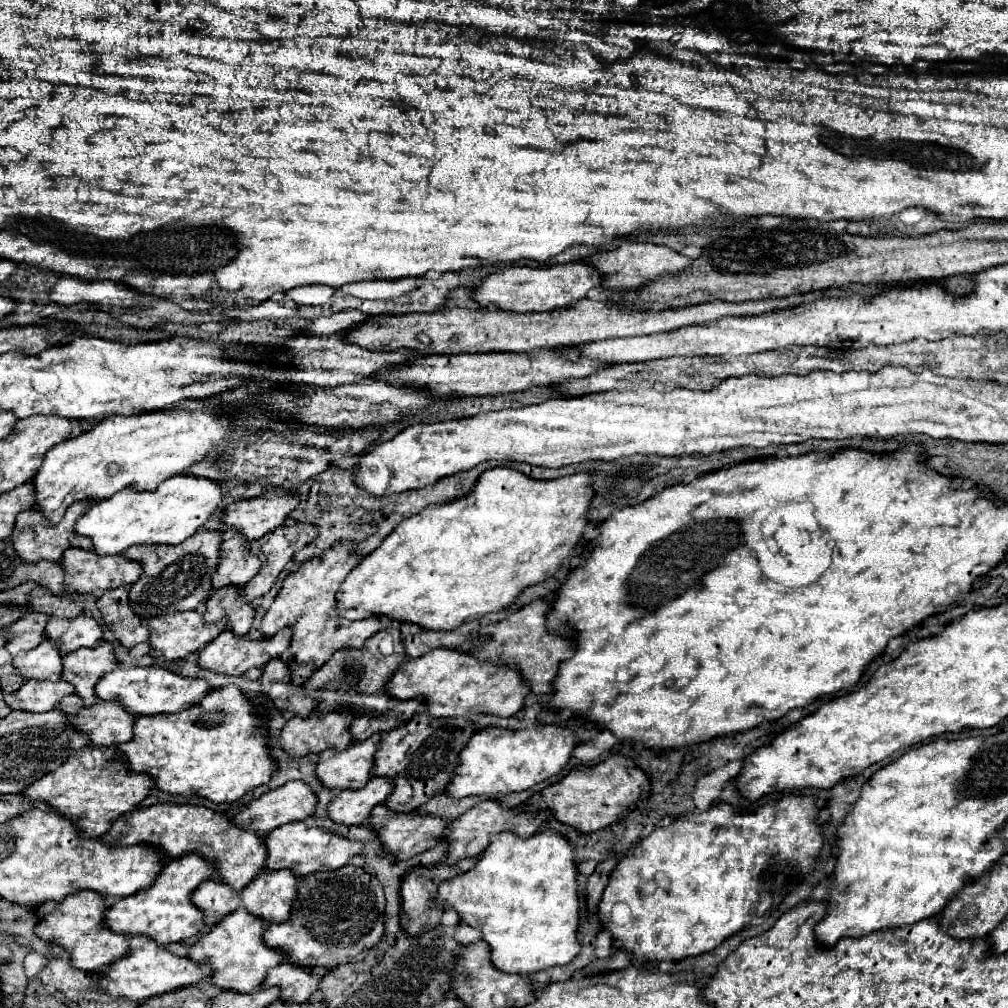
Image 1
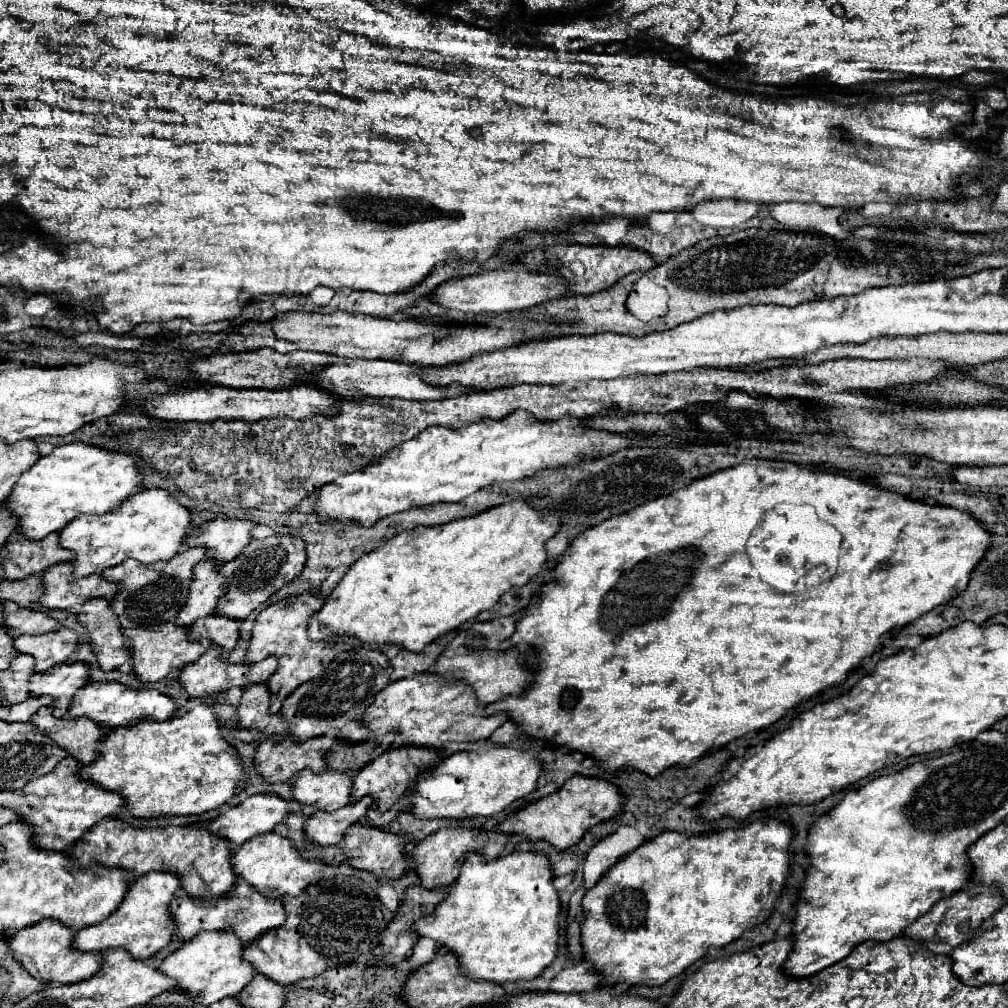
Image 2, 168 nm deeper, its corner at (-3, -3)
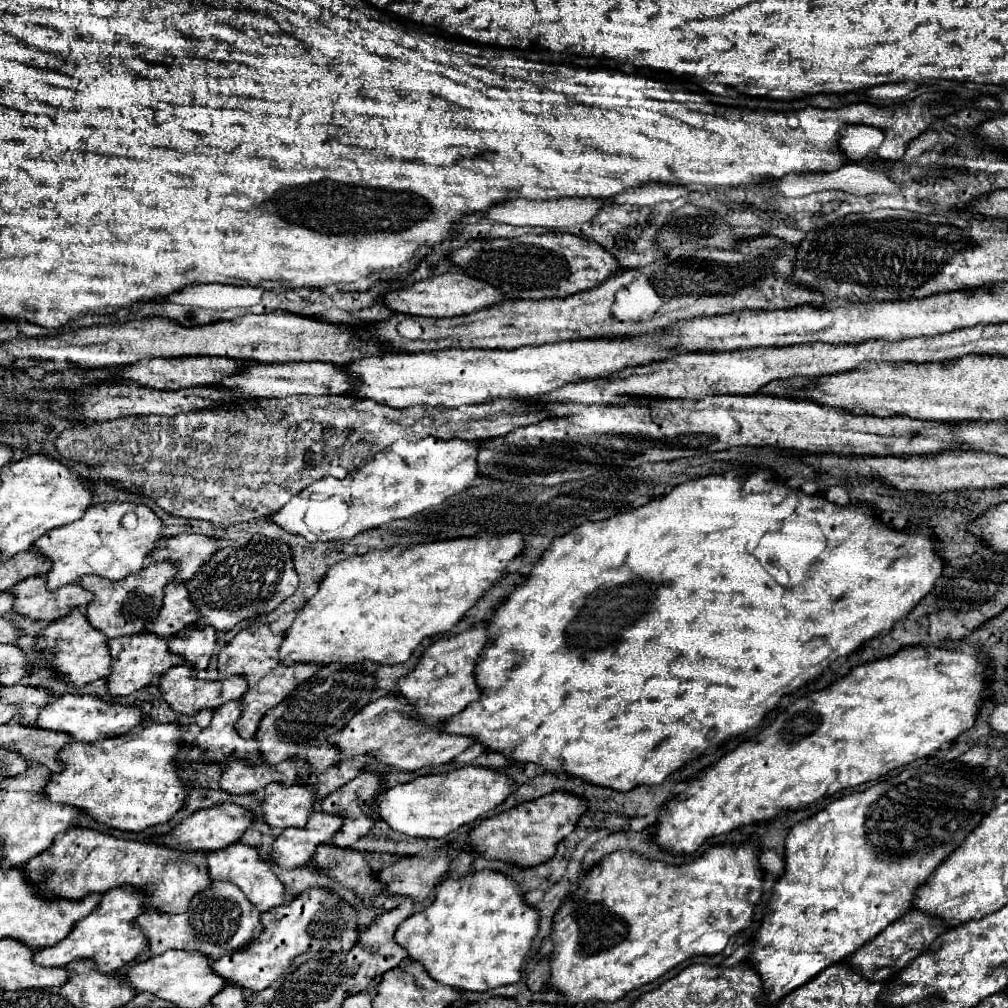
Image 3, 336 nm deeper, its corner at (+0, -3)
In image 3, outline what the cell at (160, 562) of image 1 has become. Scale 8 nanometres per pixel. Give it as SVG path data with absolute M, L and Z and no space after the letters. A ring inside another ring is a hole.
M151 563L137 575L131 575L121 583L109 583L109 579L97 579L97 575L85 575L77 581L83 589L93 593L85 617L107 639L141 633L143 627L157 617L163 603L163 587L169 581L173 581L173 577L175 577L173 563Z

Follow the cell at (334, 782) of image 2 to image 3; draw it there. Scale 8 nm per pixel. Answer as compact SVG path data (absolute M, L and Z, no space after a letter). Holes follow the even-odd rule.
M269 783L265 787L263 821L275 829L303 827L305 819L315 807L315 791L305 785L283 787L279 783Z

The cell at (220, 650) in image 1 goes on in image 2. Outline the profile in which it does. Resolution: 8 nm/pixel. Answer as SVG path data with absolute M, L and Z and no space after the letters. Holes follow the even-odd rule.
M212 645L196 663L184 667L182 675L180 675L180 683L184 685L184 689L188 691L190 697L202 697L202 695L212 695L212 693L220 693L220 691L228 691L230 687L246 687L250 683L260 683L260 681L268 681L272 671L278 669L278 659L274 655L266 657L264 661L258 663L226 663L220 659L220 647Z

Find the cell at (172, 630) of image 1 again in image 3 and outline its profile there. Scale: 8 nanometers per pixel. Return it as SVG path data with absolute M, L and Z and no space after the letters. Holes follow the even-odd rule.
M137 633L137 635L113 639L113 641L109 641L109 651L113 657L111 673L107 677L107 689L109 689L111 697L125 697L147 685L157 685L157 677L163 671L167 671L169 667L185 665L185 661L179 655L169 653L167 639L153 635L153 633Z

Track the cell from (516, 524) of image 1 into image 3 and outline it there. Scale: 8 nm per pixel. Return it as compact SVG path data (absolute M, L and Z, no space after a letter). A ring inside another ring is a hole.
M509 533L497 537L473 537L421 543L411 547L393 547L385 551L371 551L349 557L333 567L319 583L319 591L297 613L293 625L285 633L279 647L277 661L283 665L315 663L353 665L361 661L375 661L379 665L405 663L413 649L425 639L447 633L477 599L505 575L505 567L523 549L523 535Z

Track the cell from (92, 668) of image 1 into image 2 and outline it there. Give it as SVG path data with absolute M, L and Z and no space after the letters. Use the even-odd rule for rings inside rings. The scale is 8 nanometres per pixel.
M76 661L76 663L58 663L50 671L38 673L31 679L28 689L32 696L52 697L56 717L64 717L70 709L74 693L88 683L90 683L90 665Z

